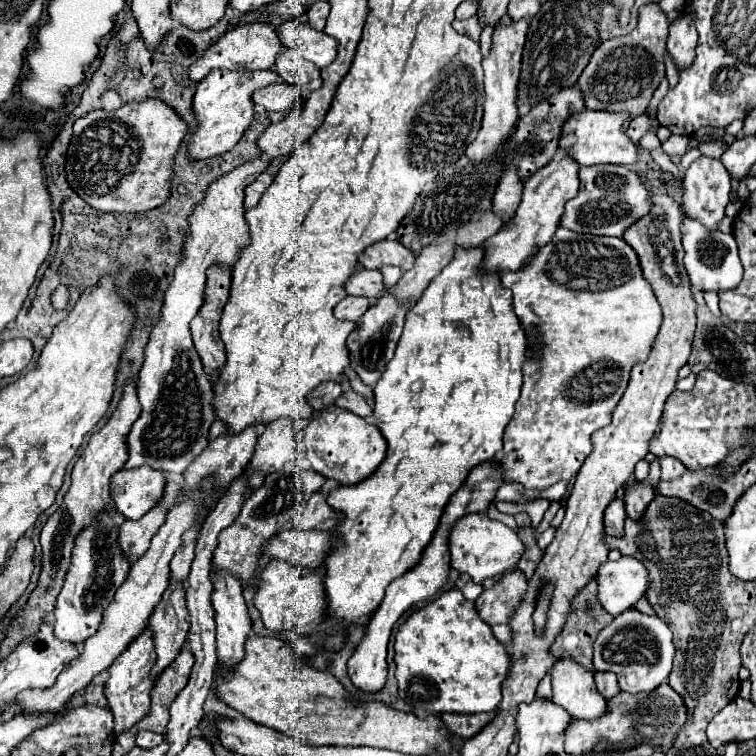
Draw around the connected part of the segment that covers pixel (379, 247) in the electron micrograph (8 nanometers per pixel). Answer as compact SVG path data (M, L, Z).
M384 240L384 242L376 242L372 246L368 246L360 256L358 262L364 268L370 270L378 270L386 264L390 266L398 266L400 270L410 270L414 266L414 252L408 250L406 246L402 246L398 240Z

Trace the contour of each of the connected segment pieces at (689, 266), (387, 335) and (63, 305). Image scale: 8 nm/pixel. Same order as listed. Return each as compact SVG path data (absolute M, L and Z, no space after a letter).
M684 218L684 230L682 230L682 246L686 250L684 266L690 278L690 284L700 292L724 292L734 290L738 282L742 280L742 264L738 258L738 244L732 234L724 234L716 230L714 234L706 232L700 222L694 222L690 218Z
M384 294L374 306L370 306L366 310L366 314L358 320L358 328L348 338L348 350L350 350L350 360L352 360L350 366L354 368L354 372L362 378L362 382L366 386L374 388L376 382L380 380L382 370L386 368L388 360L392 360L408 310L410 310L410 306L406 306L406 310L398 310L398 306L394 306L394 298L390 298L390 294Z
M58 286L52 294L52 306L54 310L66 310L68 308L68 300L70 300L70 290L66 286Z

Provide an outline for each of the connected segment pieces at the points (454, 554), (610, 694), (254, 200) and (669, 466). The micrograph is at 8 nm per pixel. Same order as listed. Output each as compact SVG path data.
M468 514L452 528L450 566L456 568L458 572L468 574L478 584L486 578L502 574L504 570L516 568L522 554L524 554L524 544L520 542L518 534L510 526L498 520L490 520L488 514Z
M596 672L596 686L598 690L606 696L606 698L614 698L616 694L620 694L620 686L618 686L618 678L614 672Z
M262 172L260 178L256 178L248 188L246 188L246 200L244 200L244 206L246 208L254 208L258 204L258 198L266 192L266 188L272 184L274 176L268 174L268 172Z
M664 456L664 458L660 458L660 466L662 466L662 480L674 480L674 478L680 478L684 472L686 472L686 468L684 468L684 464L680 462L680 460L676 460L676 458L670 458L670 456Z

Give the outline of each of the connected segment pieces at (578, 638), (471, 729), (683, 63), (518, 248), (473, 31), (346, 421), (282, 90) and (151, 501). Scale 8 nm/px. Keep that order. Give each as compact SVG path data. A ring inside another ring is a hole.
M596 576L590 578L590 582L572 598L572 604L574 604L574 606L572 606L568 618L566 618L566 624L564 624L564 628L562 628L560 636L556 638L556 642L554 642L554 646L552 646L550 652L552 652L554 660L572 658L572 660L578 662L584 670L596 672L596 670L594 670L594 664L592 664L592 644L594 644L598 632L600 632L602 628L606 628L606 626L614 620L614 616L608 614L608 612L602 608L600 600L598 600L598 580L596 580ZM586 604L592 606L592 614L586 614L586 612L584 612Z
M442 714L442 720L446 722L448 730L452 734L458 734L462 738L474 738L478 730L482 730L486 724L490 724L498 714Z
M682 14L670 24L670 34L666 42L666 50L678 72L688 70L690 62L694 62L694 48L698 42L698 34L694 30L694 16Z
M564 156L560 162L548 162L544 168L540 168L536 174L532 174L526 180L524 192L522 192L522 202L520 202L512 222L504 230L500 230L494 238L484 242L486 258L484 258L482 266L486 270L516 272L516 270L520 270L522 262L530 254L534 254L540 246L544 246L554 236L554 232L560 226L560 218L564 214L564 204L578 194L578 188L580 188L578 168L580 166L574 158Z
M472 16L468 20L454 20L454 28L464 34L464 36L470 36L472 40L478 40L480 38L480 24L478 24L478 16Z
M330 406L308 424L302 436L302 448L318 474L336 480L342 486L354 486L374 474L382 464L388 452L388 442L374 424L368 424L364 418L348 410Z
M280 82L274 86L266 86L260 88L252 94L254 102L264 106L266 110L272 112L292 112L296 110L296 100L298 100L298 90L294 86L290 86L288 82Z
M140 466L134 470L116 472L110 488L116 508L128 520L138 520L162 500L166 478L150 466Z

